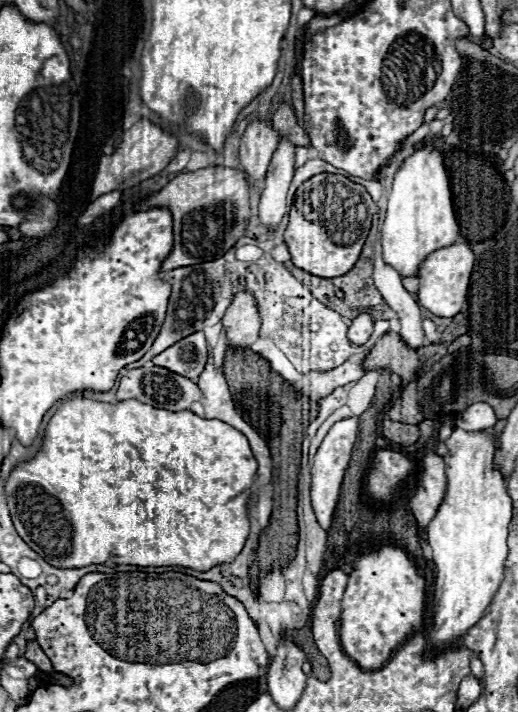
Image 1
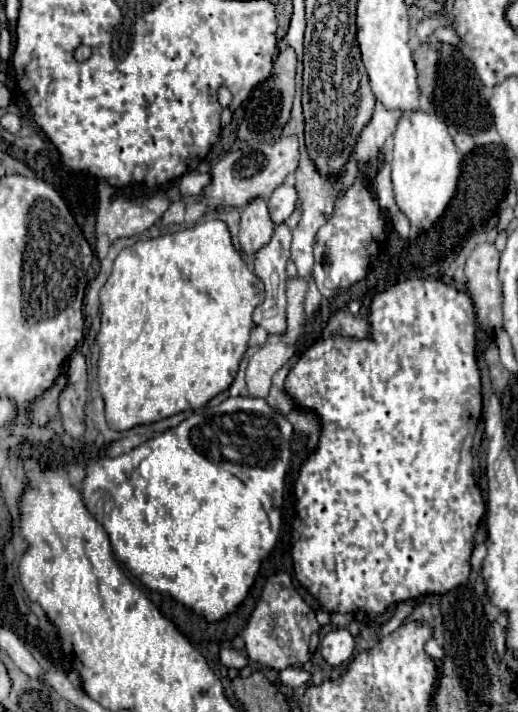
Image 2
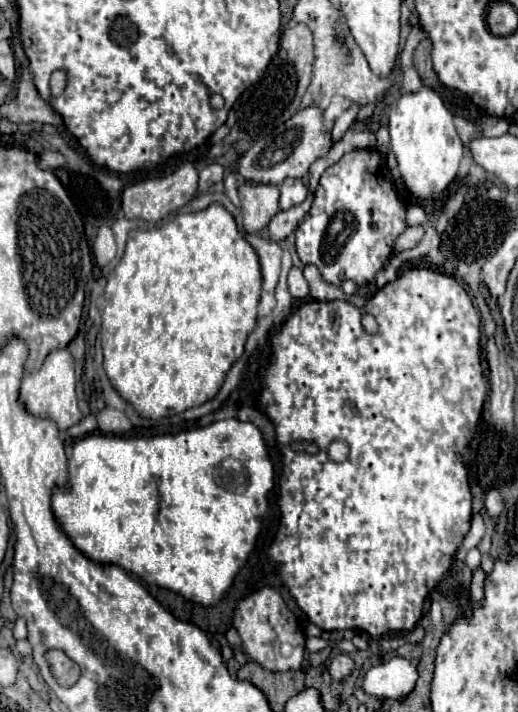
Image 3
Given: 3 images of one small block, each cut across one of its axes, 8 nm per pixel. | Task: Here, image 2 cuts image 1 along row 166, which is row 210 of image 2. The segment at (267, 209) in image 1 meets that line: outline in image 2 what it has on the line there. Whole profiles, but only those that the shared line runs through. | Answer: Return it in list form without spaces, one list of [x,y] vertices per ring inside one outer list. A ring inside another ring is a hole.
[[[278,186],[268,198],[268,212],[274,224],[284,224],[296,208],[296,190],[292,186]]]

